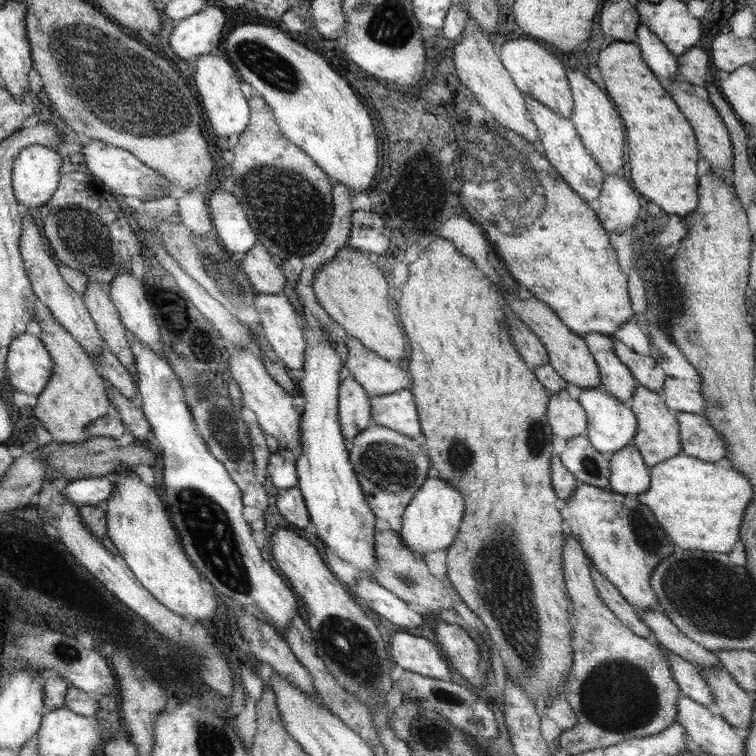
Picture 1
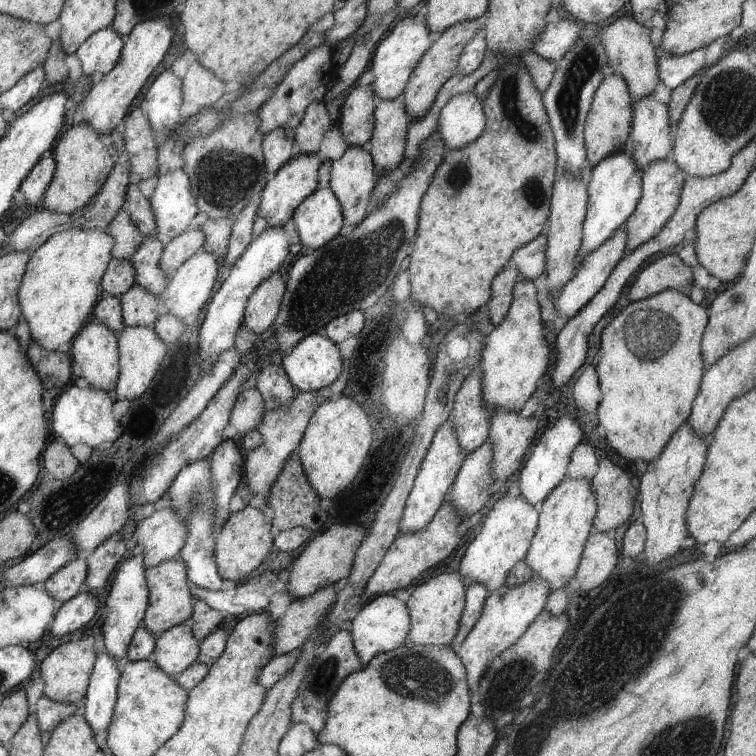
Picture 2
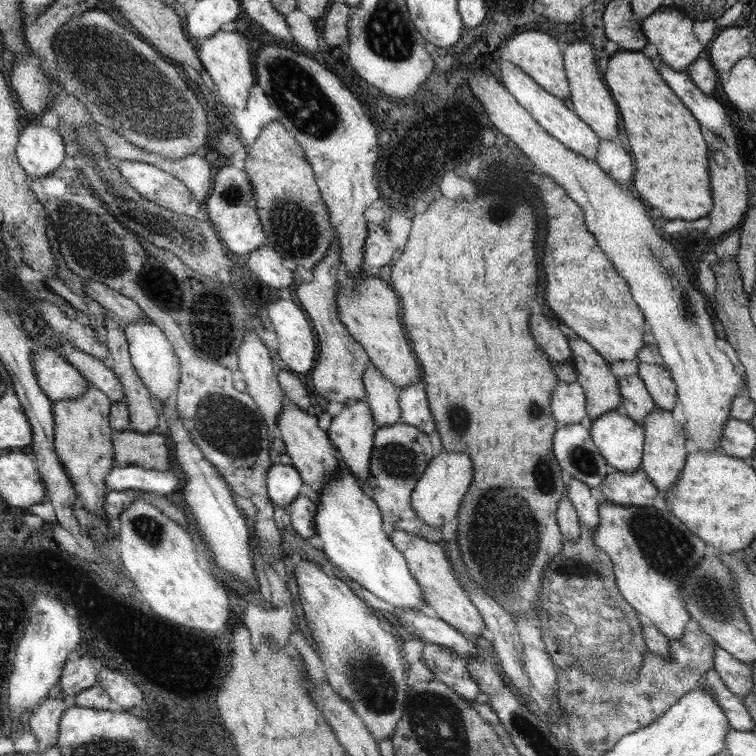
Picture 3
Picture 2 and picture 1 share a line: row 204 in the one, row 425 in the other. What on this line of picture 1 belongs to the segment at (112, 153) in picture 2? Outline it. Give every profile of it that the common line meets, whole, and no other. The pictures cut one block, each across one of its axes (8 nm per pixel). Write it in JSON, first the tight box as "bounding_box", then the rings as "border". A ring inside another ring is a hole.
{"bounding_box":[32,314,112,444],"border":[[[35,314],[34,317],[42,328],[39,339],[47,347],[55,366],[46,388],[37,396],[36,405],[32,406],[33,415],[56,442],[72,444],[88,440],[90,436],[87,434],[87,426],[112,409],[107,394],[108,383],[95,366],[91,355],[62,324],[53,316]]]}

